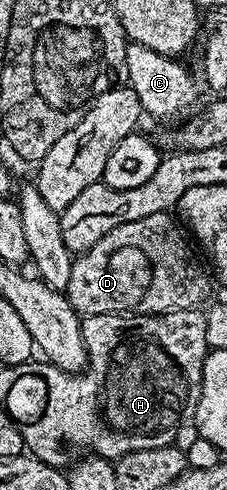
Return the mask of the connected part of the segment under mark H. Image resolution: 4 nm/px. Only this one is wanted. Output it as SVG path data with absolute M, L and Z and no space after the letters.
M201 309L192 311L172 311L162 315L134 315L132 313L118 313L115 315L87 315L82 318L81 332L83 333L85 347L88 349L89 361L83 373L70 373L60 371L55 364L51 363L51 401L41 417L21 419L17 428L21 430L21 436L25 442L24 450L32 458L43 461L47 465L58 469L65 469L74 462L73 447L81 453L92 453L94 456L116 461L123 458L127 453L136 451L154 451L160 447L168 447L174 442L173 439L185 427L185 422L192 420L197 413L199 397L201 396L201 382L203 381L203 365L205 356L211 348L207 343L207 319L206 312Z

